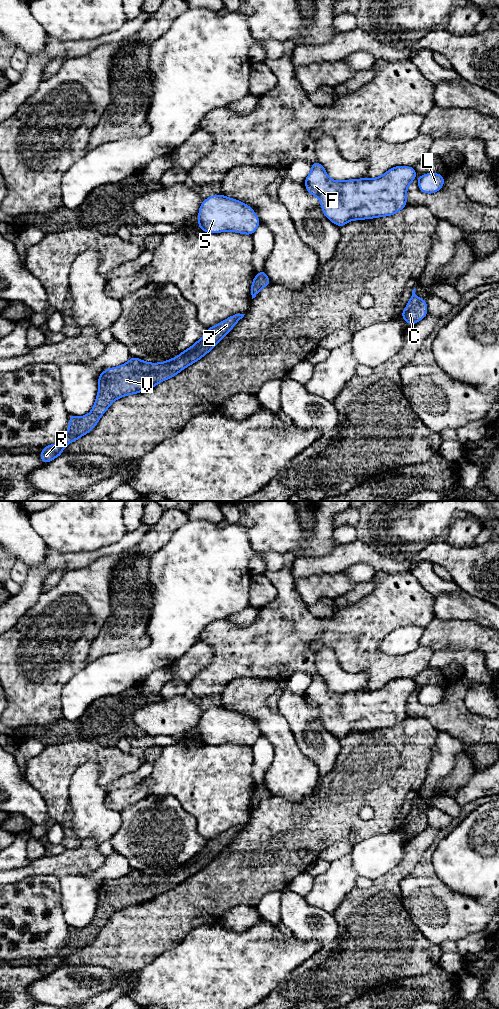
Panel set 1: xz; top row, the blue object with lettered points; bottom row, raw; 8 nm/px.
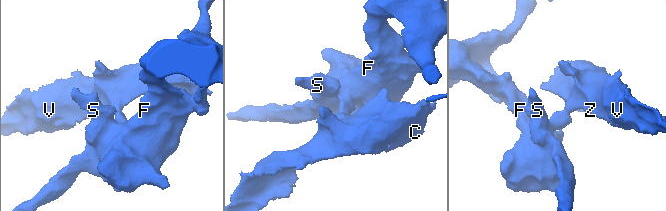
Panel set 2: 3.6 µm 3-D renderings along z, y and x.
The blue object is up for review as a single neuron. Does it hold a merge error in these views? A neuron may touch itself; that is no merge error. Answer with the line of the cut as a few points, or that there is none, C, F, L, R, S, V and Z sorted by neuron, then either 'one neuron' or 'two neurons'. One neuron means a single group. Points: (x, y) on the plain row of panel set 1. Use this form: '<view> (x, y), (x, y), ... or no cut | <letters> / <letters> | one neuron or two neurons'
xz (258, 785), (265, 787) | C R V Z / F L S | two neurons

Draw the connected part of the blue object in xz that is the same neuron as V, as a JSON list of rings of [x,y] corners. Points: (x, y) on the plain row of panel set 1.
[[[232,827],[219,836],[207,840],[206,845],[194,857],[173,871],[161,875],[148,875],[131,868],[127,875],[104,882],[98,890],[99,902],[91,924],[82,929],[70,927],[68,943],[56,956],[47,957],[42,961],[40,972],[49,975],[61,968],[62,962],[69,955],[78,952],[97,937],[100,929],[116,911],[152,901],[200,872],[244,827]]]

